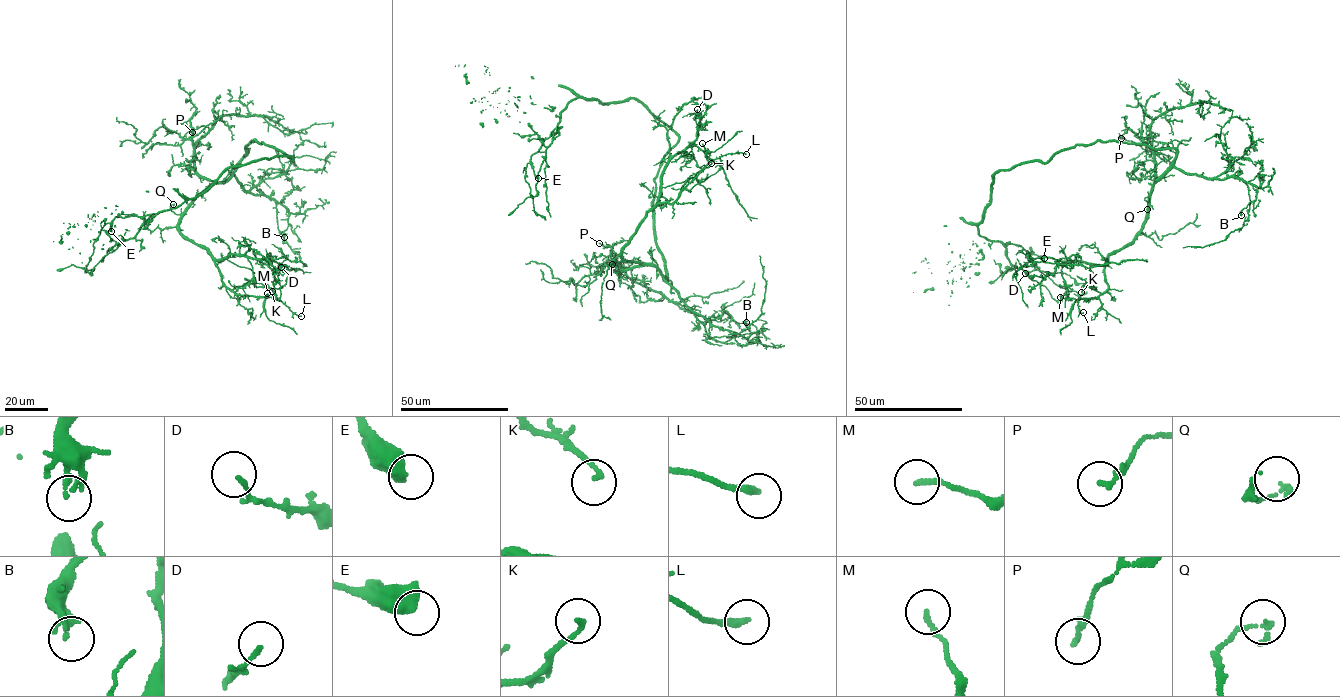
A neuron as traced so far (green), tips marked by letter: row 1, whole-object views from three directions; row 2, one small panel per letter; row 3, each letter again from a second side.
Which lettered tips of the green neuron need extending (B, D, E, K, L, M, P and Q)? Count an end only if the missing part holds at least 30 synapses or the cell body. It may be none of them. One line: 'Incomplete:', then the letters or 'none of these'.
Incomplete: none of these

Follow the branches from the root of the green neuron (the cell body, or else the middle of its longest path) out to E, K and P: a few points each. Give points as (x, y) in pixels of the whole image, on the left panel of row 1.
E: (259, 142), (293, 159), (280, 155), (230, 166), (206, 190), (176, 207), (145, 216), (115, 217), (111, 231)
K: (259, 142), (245, 145), (230, 176), (206, 188), (179, 227), (205, 248), (228, 287), (259, 283), (272, 291)
P: (259, 142), (245, 145), (230, 176), (215, 182), (199, 174), (195, 164), (192, 138), (206, 125), (192, 132)

